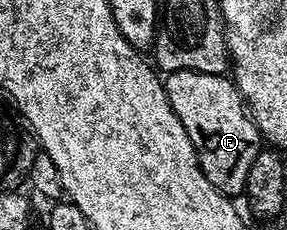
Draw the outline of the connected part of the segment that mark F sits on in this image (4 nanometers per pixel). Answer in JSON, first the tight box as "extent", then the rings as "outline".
{"extent":[164,70,263,195],"outline":[[[175,70],[164,79],[164,84],[167,100],[195,148],[203,176],[221,194],[244,195],[247,172],[257,151],[262,149],[263,139],[232,77]]]}

